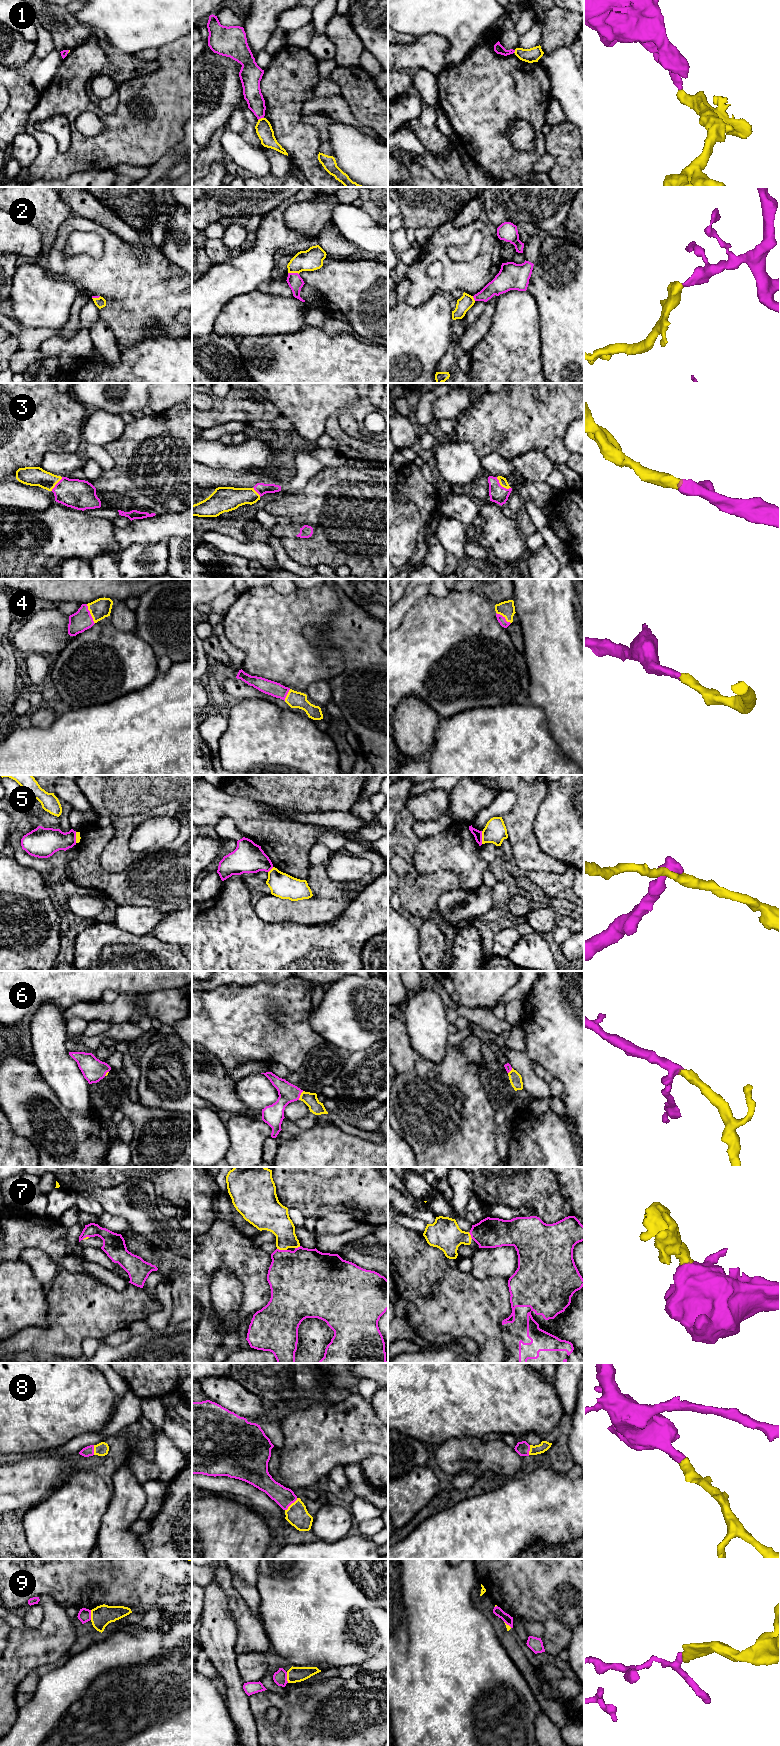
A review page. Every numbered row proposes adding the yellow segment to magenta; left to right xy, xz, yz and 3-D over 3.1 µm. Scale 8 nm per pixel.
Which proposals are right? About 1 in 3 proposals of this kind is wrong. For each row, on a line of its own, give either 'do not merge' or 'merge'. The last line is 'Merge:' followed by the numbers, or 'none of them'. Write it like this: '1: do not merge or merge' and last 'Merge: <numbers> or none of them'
1: do not merge
2: merge
3: merge
4: merge
5: do not merge
6: merge
7: merge
8: merge
9: do not merge
Merge: 2, 3, 4, 6, 7, 8

